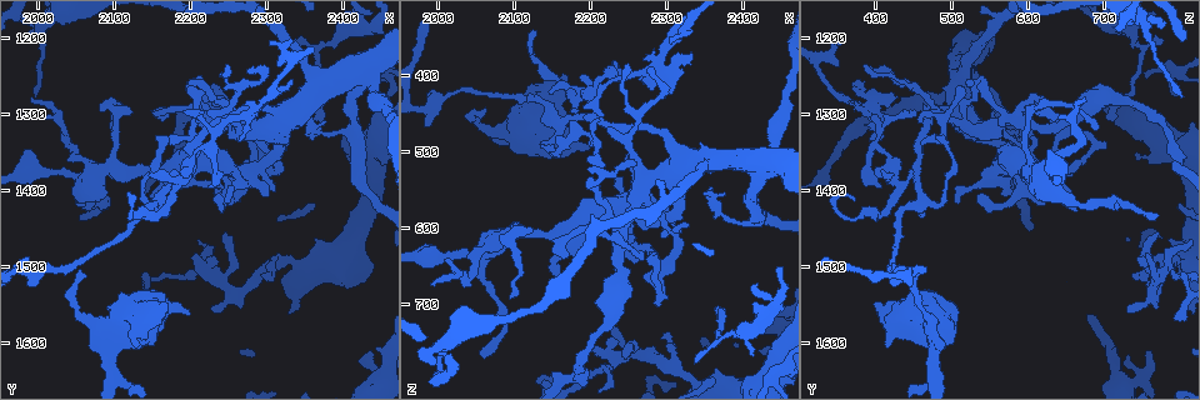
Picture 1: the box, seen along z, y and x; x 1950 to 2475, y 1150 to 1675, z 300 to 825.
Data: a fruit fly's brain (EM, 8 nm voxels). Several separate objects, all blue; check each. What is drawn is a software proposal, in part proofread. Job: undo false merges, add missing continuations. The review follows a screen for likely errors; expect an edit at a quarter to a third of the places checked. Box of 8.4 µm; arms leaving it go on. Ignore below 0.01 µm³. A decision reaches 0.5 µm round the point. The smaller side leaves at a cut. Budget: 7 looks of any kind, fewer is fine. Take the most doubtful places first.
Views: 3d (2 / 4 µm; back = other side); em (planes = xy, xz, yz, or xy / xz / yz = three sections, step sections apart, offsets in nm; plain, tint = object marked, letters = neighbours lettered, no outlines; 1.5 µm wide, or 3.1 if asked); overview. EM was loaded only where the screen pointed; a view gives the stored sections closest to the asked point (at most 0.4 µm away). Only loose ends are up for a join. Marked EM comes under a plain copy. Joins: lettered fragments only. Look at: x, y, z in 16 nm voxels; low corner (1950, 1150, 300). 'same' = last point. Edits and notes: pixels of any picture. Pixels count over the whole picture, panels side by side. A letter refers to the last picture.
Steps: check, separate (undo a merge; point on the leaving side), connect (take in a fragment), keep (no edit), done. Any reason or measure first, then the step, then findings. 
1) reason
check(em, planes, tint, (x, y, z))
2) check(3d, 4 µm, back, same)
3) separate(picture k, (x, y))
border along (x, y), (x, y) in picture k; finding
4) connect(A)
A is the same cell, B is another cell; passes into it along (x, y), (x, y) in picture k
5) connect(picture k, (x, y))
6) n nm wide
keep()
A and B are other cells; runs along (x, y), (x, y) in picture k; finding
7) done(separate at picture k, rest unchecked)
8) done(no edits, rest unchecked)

an open end
check(3d, 4 µm, (2130, 1605, 415))

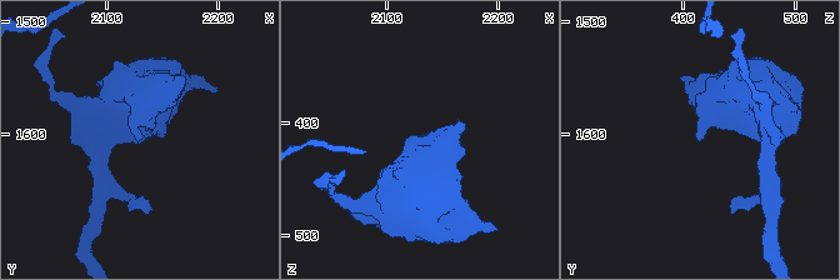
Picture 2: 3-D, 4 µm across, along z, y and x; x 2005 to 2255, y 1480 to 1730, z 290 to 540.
now the EM
check(em, xy, step 8, letters, (2128, 1602, 416))

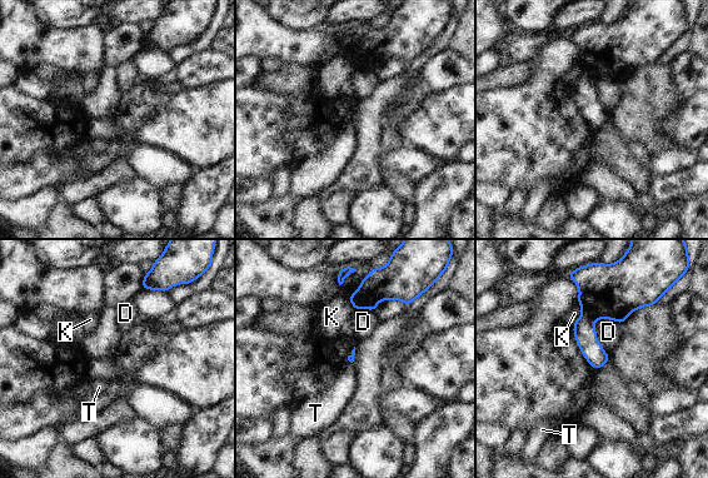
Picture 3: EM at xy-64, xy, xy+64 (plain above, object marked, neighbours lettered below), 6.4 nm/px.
D touches over 260 nm
keep()
D, K and T are other cells; no lettered fragment goes on from it

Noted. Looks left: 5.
sudden change in width
check(3d, 2 µm, (2030, 1500, 420))

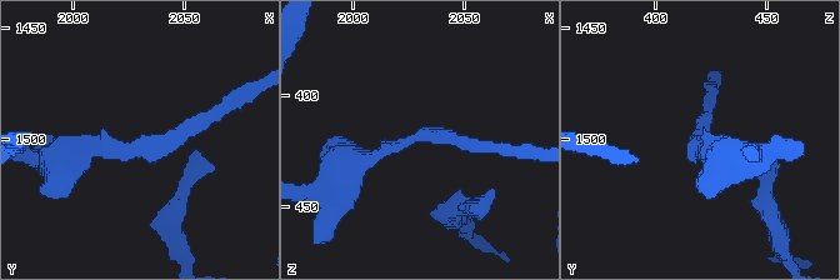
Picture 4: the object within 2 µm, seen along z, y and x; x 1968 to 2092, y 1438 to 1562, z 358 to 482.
check(em, xy, step 4, letters, (2027, 1502, 419))

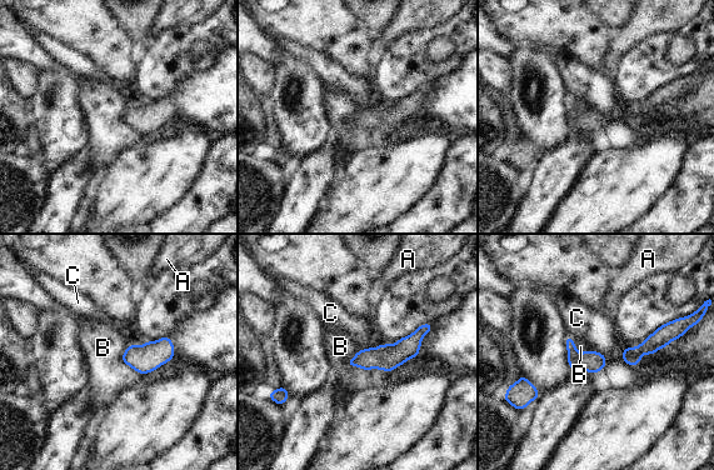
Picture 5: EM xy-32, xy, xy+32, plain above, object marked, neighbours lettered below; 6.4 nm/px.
keep()
A, B and C are other cells; runs along (428, 326), (398, 354), (350, 363) in picture 5; all the same neuron

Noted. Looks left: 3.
branch stops here
check(3d, 2 µm, (2000, 1185, 775))

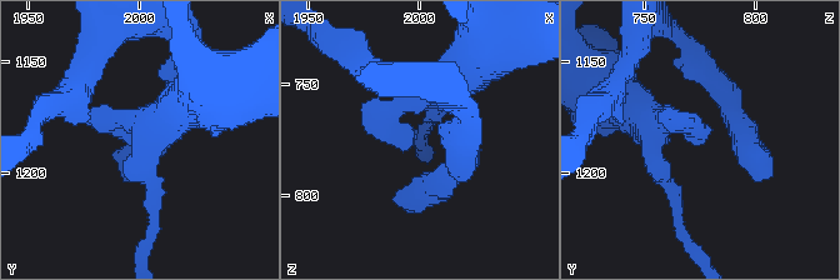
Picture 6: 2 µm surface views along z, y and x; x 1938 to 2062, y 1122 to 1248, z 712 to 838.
need the tissue
check(em, xy, step 4, tint, (1997, 1184, 778))

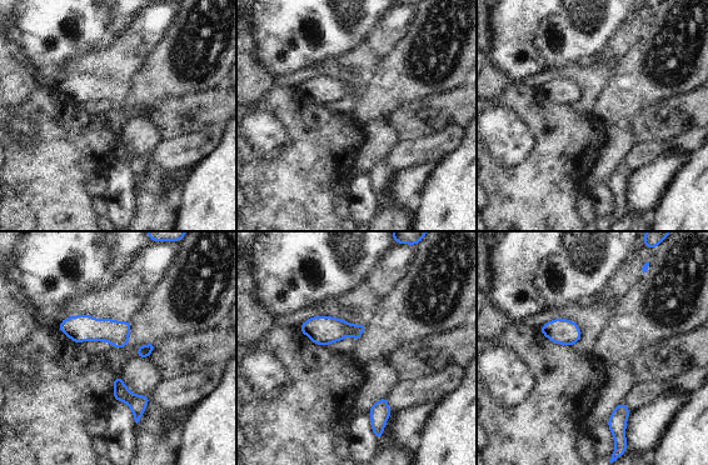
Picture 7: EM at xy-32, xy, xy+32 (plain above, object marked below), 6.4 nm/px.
check(em, planes, letters, same)

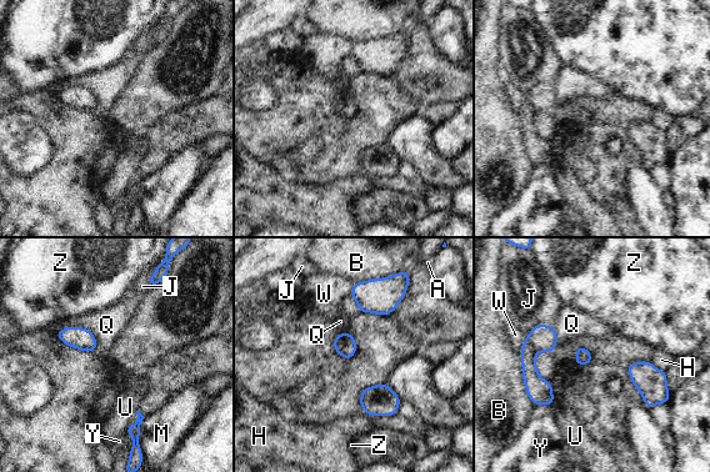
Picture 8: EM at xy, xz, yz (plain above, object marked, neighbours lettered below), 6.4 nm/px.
keep()
A, B, H, J, M, Q, U, W, Y and Z are other cells; border along (56, 332), (85, 327), (98, 346) in picture 8; none of them fits

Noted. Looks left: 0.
done(no edits, rest unchecked)

